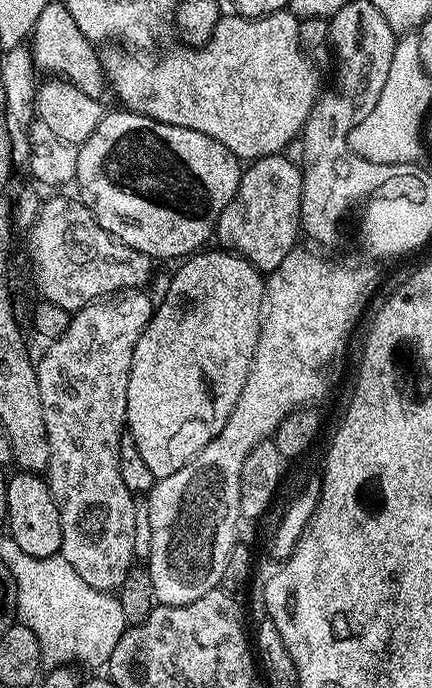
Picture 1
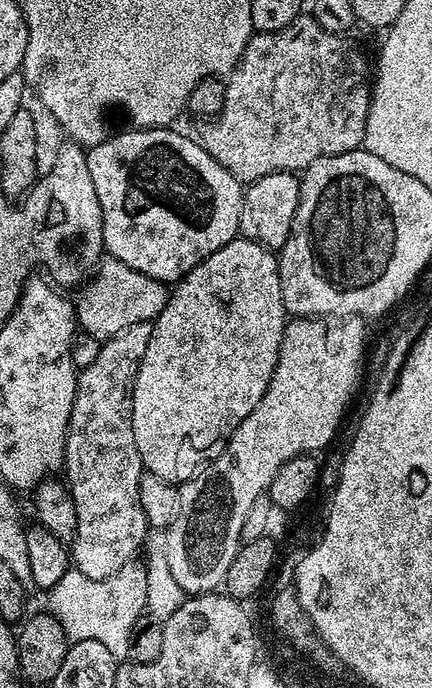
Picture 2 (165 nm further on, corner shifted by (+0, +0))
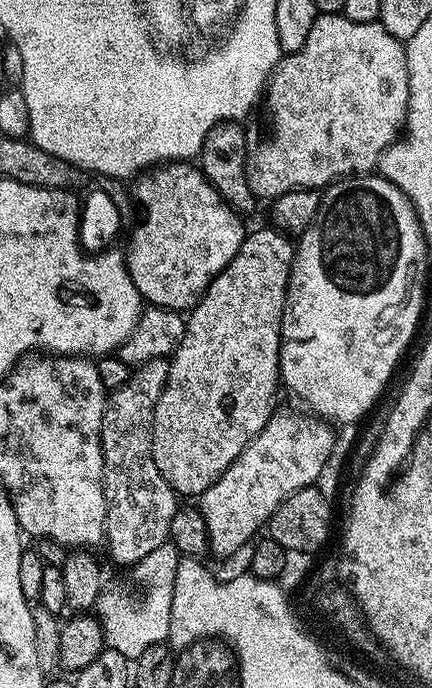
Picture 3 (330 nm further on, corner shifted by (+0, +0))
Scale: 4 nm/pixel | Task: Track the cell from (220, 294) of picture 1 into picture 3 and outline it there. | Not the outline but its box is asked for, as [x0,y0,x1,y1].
[152,227,294,498]

